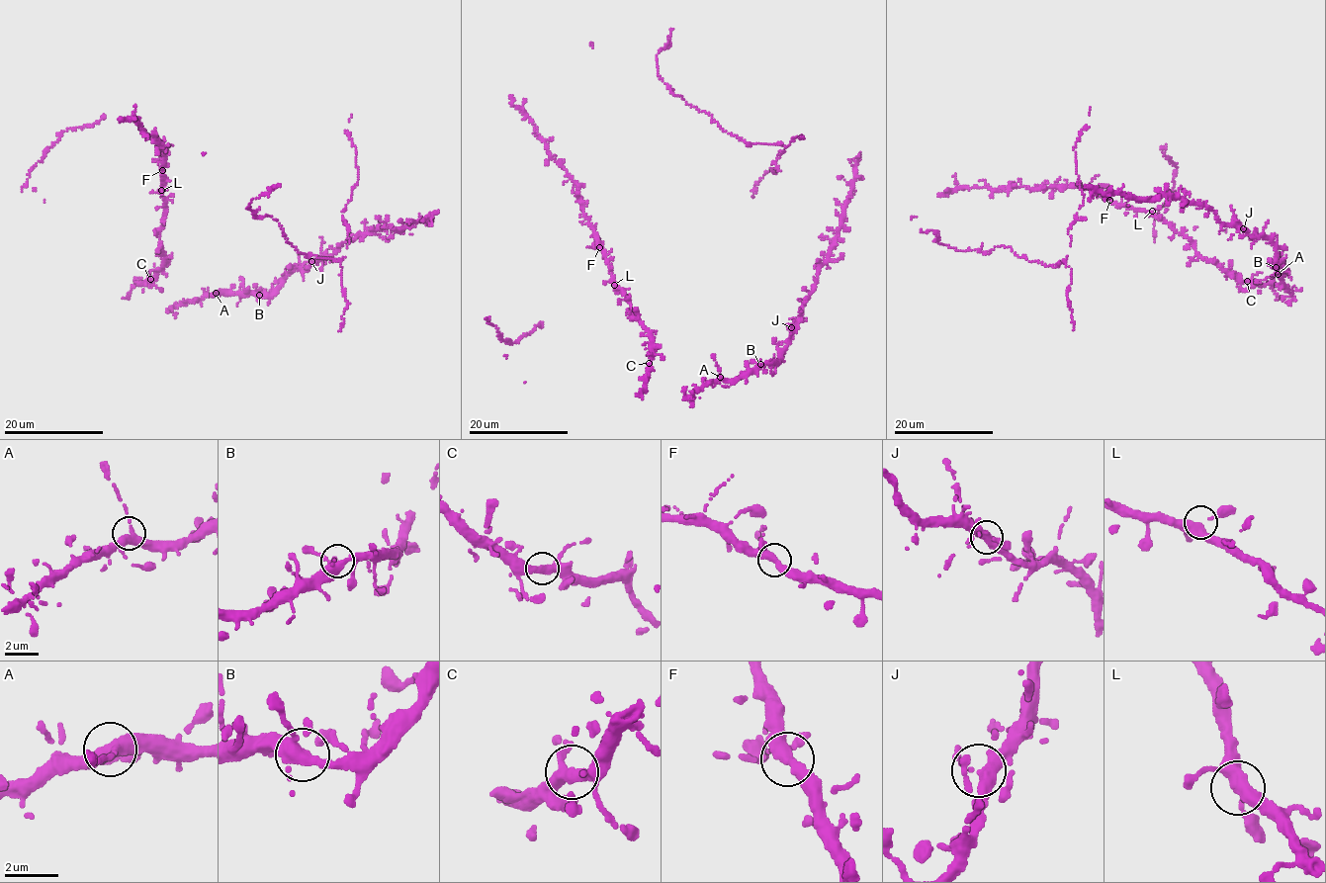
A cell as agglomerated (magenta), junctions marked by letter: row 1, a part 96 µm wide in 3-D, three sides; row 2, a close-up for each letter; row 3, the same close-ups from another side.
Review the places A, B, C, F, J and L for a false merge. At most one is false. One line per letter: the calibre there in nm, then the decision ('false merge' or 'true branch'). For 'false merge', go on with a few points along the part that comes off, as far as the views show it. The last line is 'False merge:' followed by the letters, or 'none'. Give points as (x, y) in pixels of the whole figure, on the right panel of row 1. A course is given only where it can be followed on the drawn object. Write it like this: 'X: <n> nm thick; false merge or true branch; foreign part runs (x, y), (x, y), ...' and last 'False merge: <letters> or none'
A: 320 nm thick; true branch
B: 320 nm thick; true branch
C: 280 nm thick; true branch
F: 320 nm thick; true branch
J: 320 nm thick; true branch
L: 360 nm thick; true branch
False merge: none

